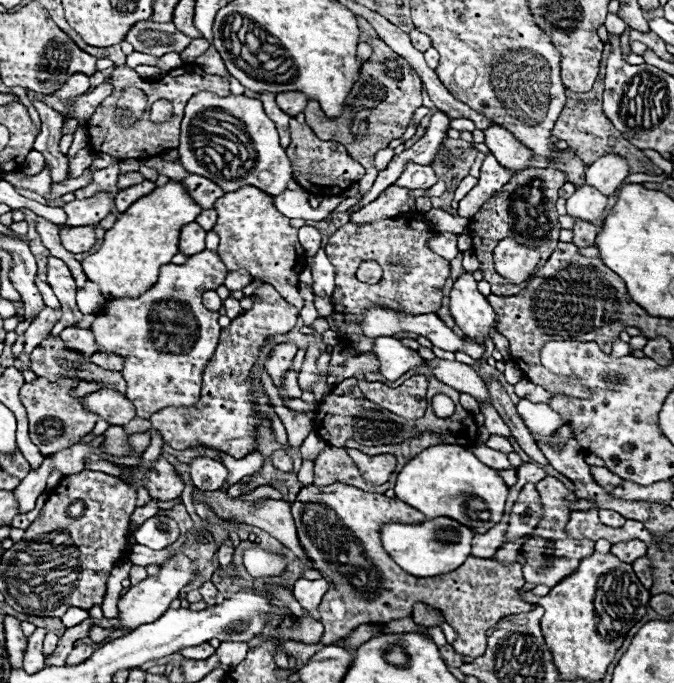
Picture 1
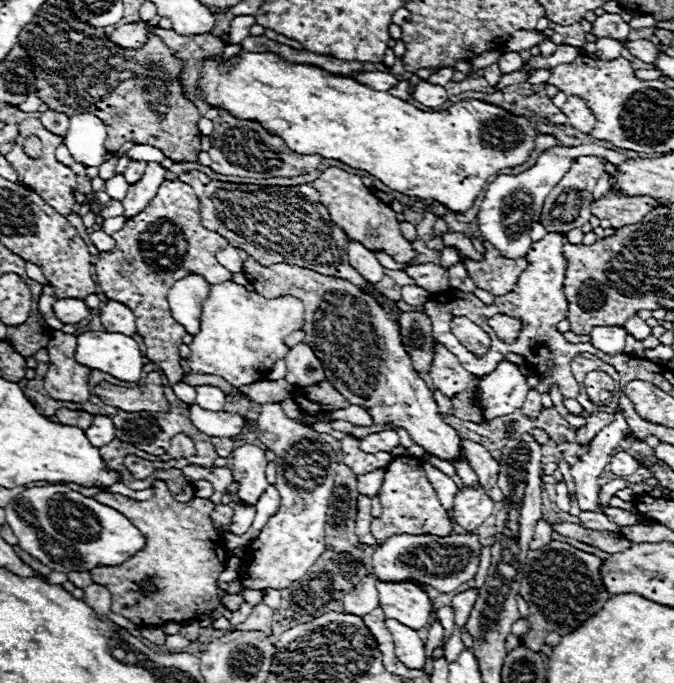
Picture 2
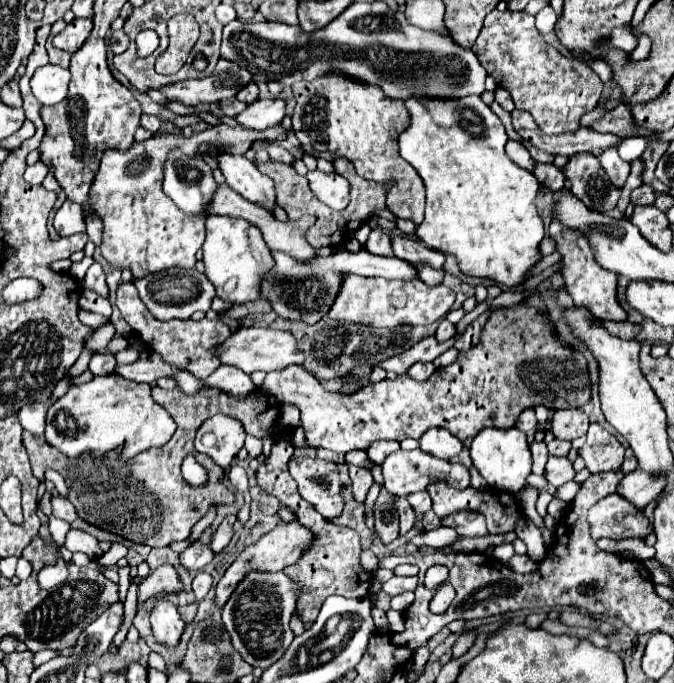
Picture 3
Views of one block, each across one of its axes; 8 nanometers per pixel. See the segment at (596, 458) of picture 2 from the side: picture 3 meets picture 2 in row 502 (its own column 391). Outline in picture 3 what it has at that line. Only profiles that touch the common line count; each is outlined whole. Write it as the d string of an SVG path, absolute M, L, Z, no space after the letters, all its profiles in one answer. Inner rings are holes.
M394 576L394 578L390 578L382 588L384 588L386 594L396 596L396 594L402 594L402 592L406 592L406 590L412 590L412 592L414 592L416 586L418 586L418 576L408 576L408 578Z

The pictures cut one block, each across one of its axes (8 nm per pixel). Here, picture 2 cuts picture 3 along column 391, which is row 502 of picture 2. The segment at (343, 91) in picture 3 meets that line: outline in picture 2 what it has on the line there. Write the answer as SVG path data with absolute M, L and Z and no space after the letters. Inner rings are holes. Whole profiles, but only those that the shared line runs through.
M156 480L152 490L154 496L150 500L132 500L122 494L100 492L100 498L96 500L128 516L128 520L140 528L146 544L136 556L132 556L132 560L126 560L120 566L96 566L92 578L96 584L102 584L112 592L112 612L134 624L138 624L138 618L144 624L156 626L200 618L218 606L216 580L226 566L224 538L210 522L214 504L204 498L178 502L162 480Z

